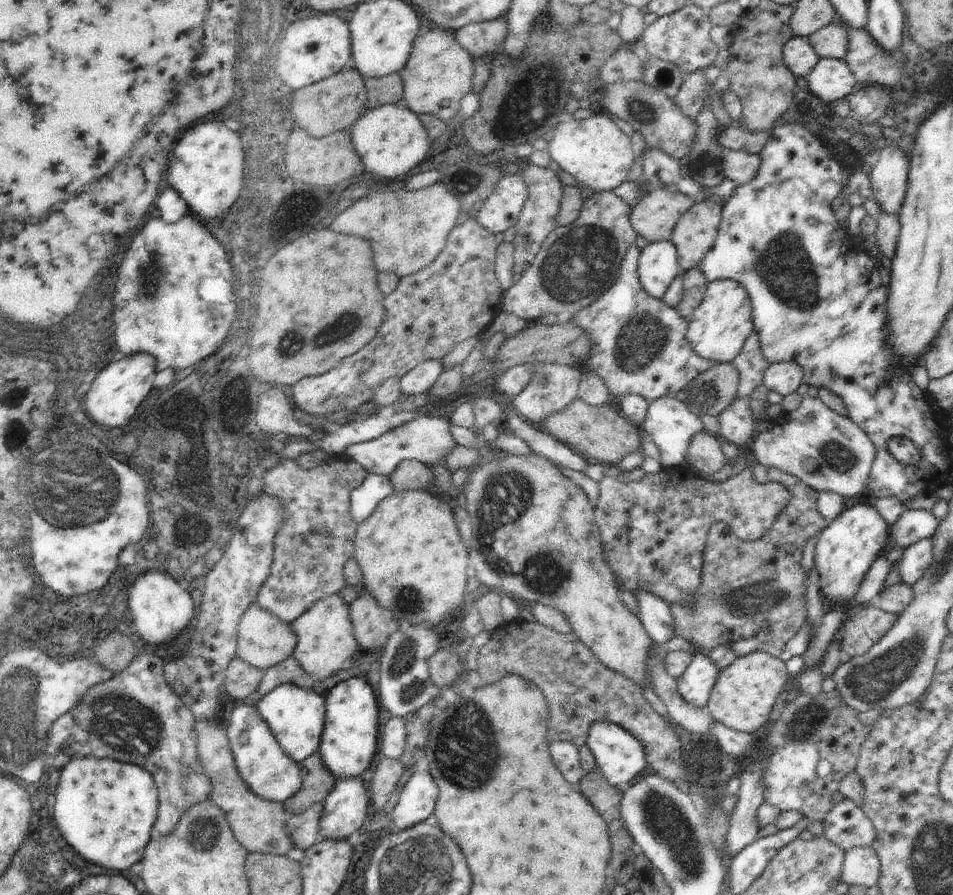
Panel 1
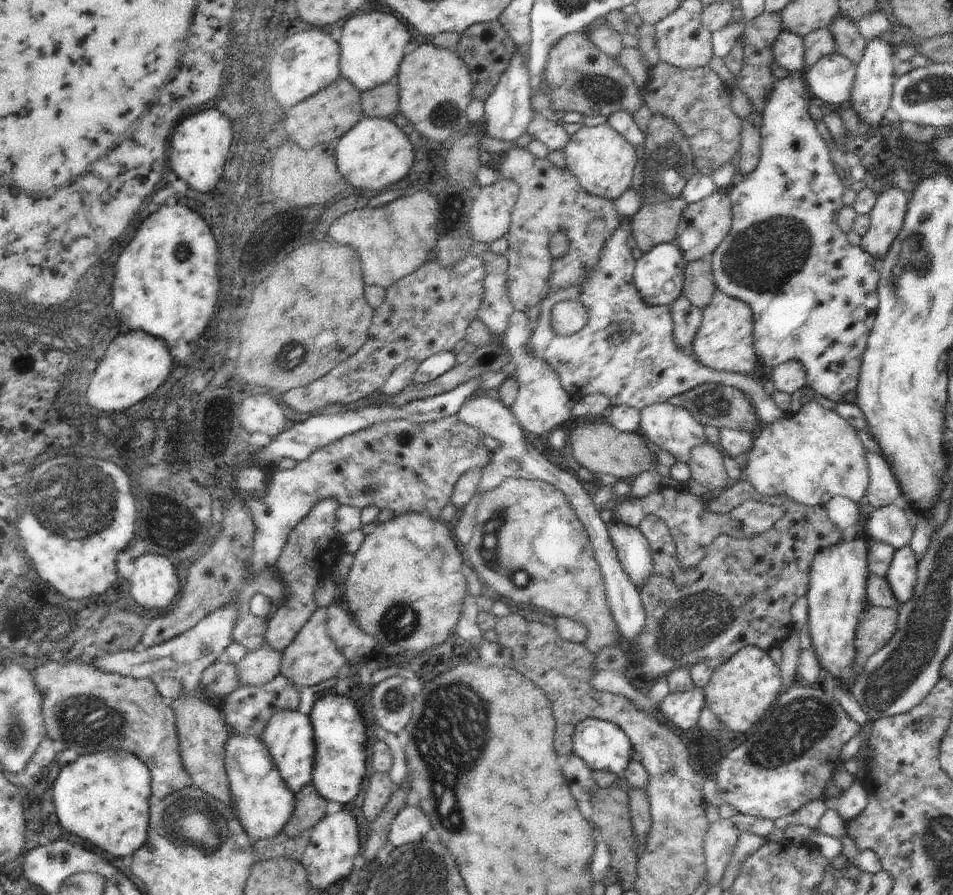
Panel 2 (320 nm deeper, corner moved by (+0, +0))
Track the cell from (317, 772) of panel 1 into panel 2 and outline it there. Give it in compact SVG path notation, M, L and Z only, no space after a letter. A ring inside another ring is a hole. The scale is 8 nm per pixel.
M308 783L295 794L295 807L282 832L288 838L300 836L306 829L313 829L326 816L328 801L320 796L314 785Z

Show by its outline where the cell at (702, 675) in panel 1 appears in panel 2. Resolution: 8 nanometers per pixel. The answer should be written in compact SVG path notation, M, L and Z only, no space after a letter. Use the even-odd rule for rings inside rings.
M700 687L684 693L668 693L658 706L658 715L669 726L688 730L697 726L705 707L705 693Z

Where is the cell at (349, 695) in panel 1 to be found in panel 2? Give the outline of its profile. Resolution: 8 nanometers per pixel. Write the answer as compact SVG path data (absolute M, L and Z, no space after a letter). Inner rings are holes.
M343 695L319 696L309 715L315 736L315 765L311 783L320 796L351 807L360 794L360 782L366 772L366 720L356 703Z

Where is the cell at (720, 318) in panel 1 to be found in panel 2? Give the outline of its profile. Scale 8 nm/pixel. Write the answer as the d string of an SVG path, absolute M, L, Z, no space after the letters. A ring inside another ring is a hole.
M716 289L712 300L703 310L703 321L692 348L705 367L729 373L752 375L759 364L753 335L754 317L748 303L729 297Z

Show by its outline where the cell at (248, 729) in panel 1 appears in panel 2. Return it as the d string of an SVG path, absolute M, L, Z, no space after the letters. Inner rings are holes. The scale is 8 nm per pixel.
M232 734L225 744L225 771L229 778L232 809L236 812L236 816L250 840L255 844L260 839L271 839L280 834L294 810L295 794L284 784L282 775L272 760L271 752L261 738L252 735Z

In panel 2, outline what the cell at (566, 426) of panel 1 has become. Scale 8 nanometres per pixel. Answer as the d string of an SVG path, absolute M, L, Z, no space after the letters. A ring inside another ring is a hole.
M576 422L569 426L570 434L568 440L572 444L572 452L574 458L585 468L598 474L613 474L622 481L631 482L642 472L652 468L653 454L646 447L645 438L639 433L623 433L616 430L612 425L597 423L581 423Z

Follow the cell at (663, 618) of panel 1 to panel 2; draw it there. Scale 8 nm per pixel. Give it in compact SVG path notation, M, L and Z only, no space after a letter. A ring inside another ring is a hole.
M607 516L607 529L626 574L638 588L647 584L653 563L648 539L638 527L616 521L615 517Z

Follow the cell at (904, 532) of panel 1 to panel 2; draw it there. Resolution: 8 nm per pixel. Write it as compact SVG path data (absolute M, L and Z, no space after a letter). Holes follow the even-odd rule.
M892 503L873 511L866 528L874 542L888 543L898 550L910 544L915 523L908 511Z

